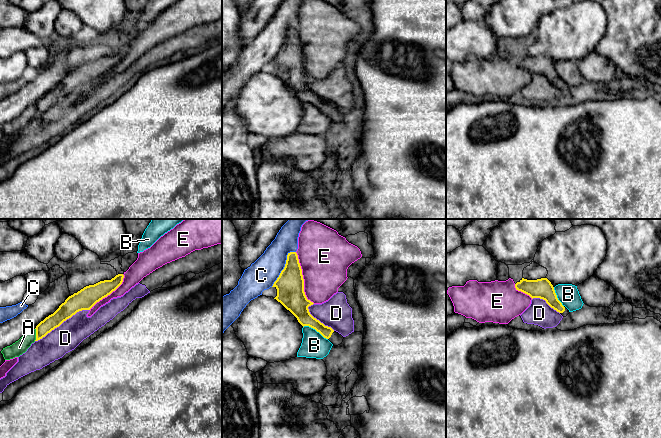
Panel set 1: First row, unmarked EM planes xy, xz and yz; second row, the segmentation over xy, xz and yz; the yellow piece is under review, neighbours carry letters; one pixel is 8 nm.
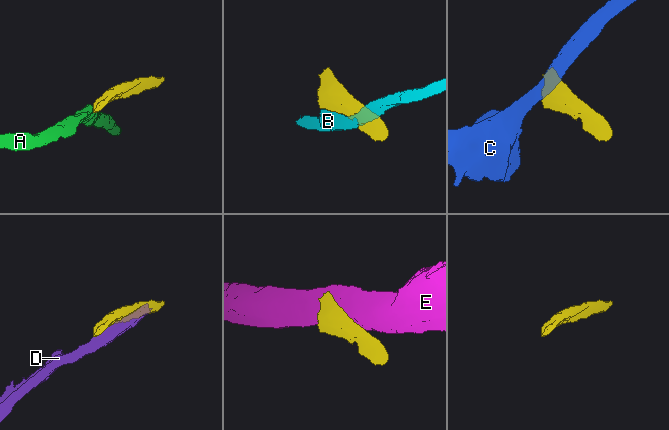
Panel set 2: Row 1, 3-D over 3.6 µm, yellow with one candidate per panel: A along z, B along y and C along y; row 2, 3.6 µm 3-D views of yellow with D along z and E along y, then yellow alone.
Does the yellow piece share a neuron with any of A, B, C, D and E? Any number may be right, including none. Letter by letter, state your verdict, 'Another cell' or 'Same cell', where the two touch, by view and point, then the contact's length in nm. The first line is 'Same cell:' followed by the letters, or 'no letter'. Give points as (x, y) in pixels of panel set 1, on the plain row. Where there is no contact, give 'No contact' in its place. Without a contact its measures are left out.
Same cell: no letter
A: Another cell. Touches yellow at xy (36, 110). Shared border 100 nm
B: Another cell. Touches yellow at xz (315, 105). Shared border 220 nm
C: Another cell. Touches yellow at xz (284, 43). Shared border 340 nm
D: Another cell. Touches yellow at xy (62, 98). Shared border 500 nm
E: Another cell. Touches yellow at xz (303, 55). Shared border 440 nm

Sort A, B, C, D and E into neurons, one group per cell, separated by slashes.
A / B / C / D / E

